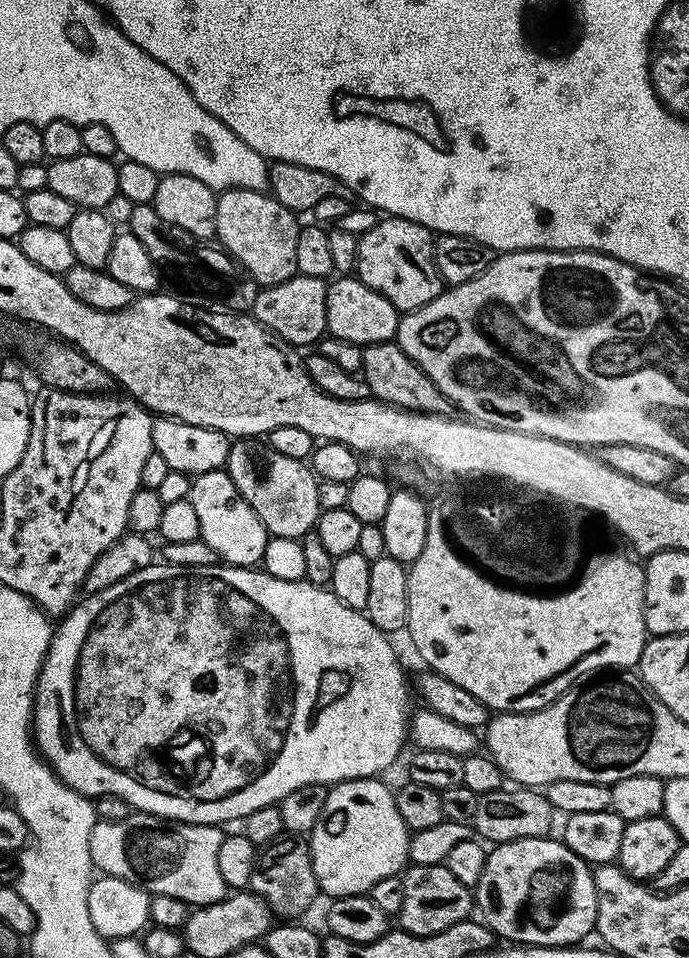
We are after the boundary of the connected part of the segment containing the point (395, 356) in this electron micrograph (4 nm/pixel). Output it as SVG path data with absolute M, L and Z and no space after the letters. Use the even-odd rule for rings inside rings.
M387 340L363 345L363 349L360 372L375 399L383 404L392 404L395 408L404 408L407 412L421 412L427 416L453 415L454 406L448 401L446 394L442 394L442 390L438 390L438 386L430 382L428 375L400 349L399 344Z

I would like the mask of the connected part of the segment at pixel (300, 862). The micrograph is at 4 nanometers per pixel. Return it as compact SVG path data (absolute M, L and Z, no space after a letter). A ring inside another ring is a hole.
M281 838L267 845L256 857L256 869L252 875L251 891L268 904L277 917L292 922L302 915L316 894L320 892L314 878L312 849L300 838Z

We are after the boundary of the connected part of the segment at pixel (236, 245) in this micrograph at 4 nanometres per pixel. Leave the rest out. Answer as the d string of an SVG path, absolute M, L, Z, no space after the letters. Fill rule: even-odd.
M226 188L216 198L215 239L223 251L252 275L257 285L286 282L297 275L296 252L302 224L296 221L295 214L288 204L278 202L267 191Z

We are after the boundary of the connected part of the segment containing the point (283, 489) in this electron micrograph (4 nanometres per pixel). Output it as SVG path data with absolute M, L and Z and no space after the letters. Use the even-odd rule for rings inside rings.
M236 438L228 445L228 476L238 486L238 494L258 514L272 536L300 540L313 531L321 510L318 477L305 461L286 458L256 438Z

